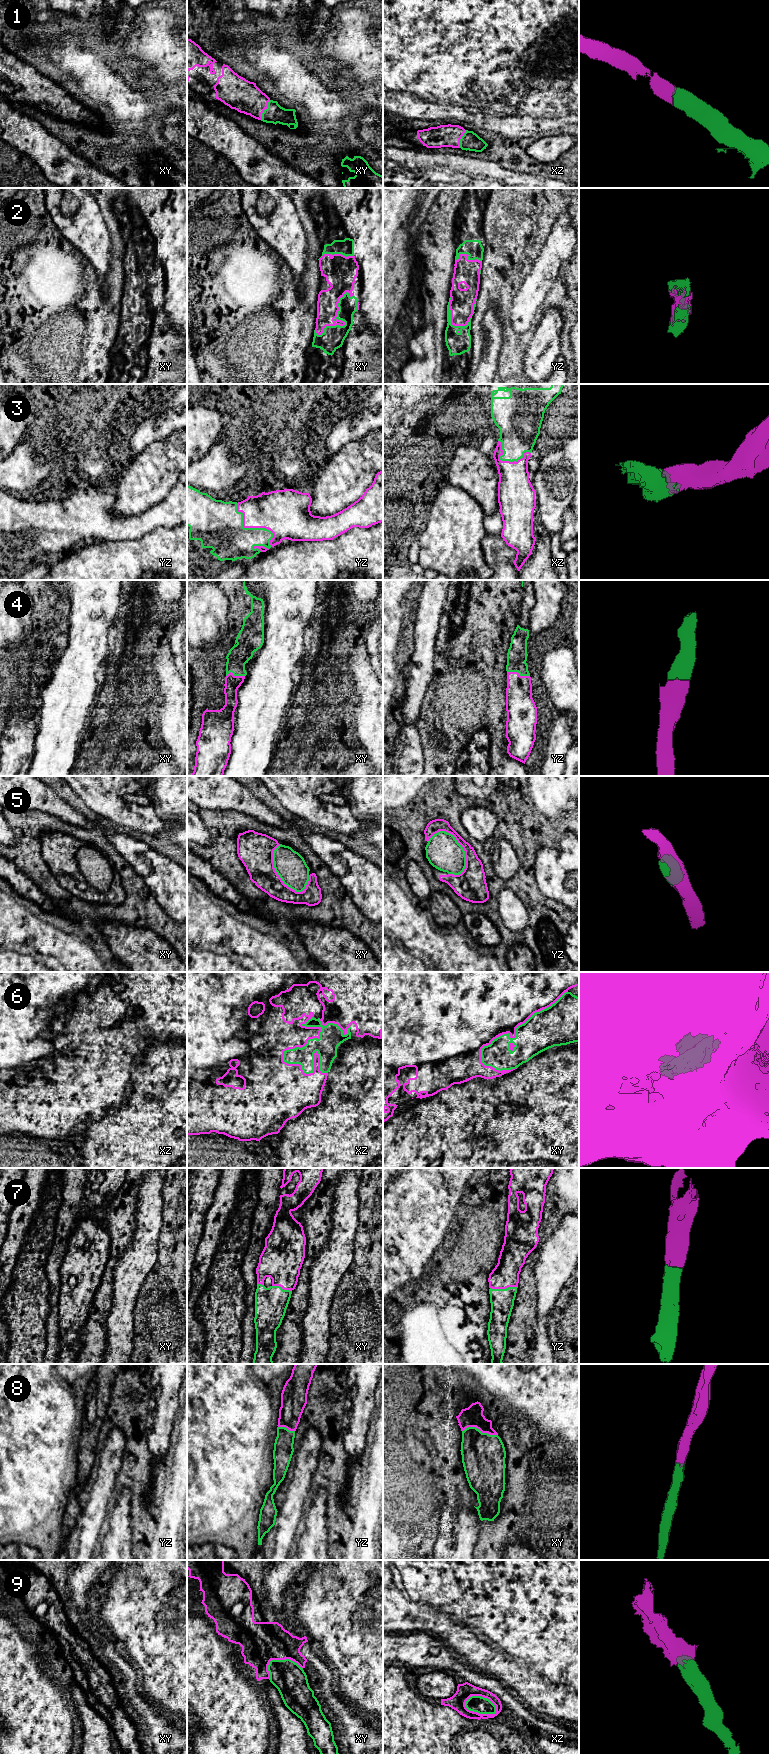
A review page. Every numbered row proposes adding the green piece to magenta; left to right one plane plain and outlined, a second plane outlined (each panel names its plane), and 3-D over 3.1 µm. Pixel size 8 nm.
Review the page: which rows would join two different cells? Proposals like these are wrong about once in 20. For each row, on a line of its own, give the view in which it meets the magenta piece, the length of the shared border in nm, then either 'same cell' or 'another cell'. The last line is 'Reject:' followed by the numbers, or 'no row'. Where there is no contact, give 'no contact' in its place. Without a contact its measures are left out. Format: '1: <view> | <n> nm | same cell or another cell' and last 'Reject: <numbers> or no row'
1: xy | 180 nm | same cell
2: xy | 440 nm | same cell
3: yz | 460 nm | same cell
4: yz | 190 nm | same cell
5: yz | 400 nm | same cell
6: xz | 480 nm | same cell
7: yz | 220 nm | same cell
8: xy | 300 nm | same cell
9: xz | 280 nm | same cell
Reject: no row

